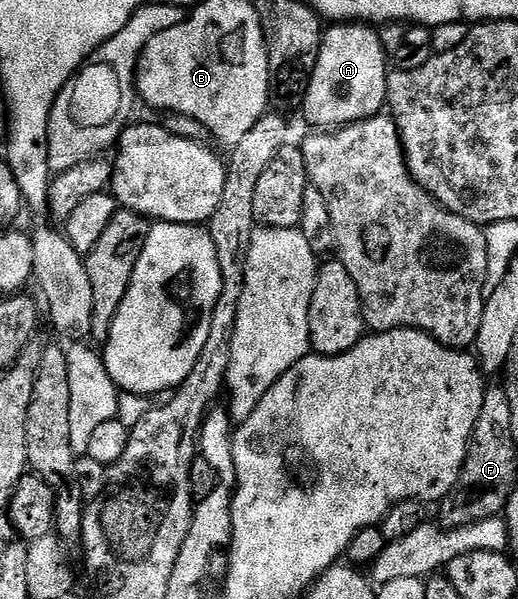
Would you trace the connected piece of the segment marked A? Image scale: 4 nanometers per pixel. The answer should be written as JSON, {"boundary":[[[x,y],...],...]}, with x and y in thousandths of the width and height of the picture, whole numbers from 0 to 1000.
{"boundary":[[[699,37],[633,43],[624,55],[612,115],[604,115],[581,190],[608,215],[653,215],[699,199],[718,199],[741,184],[749,124],[751,95],[722,43]]]}

